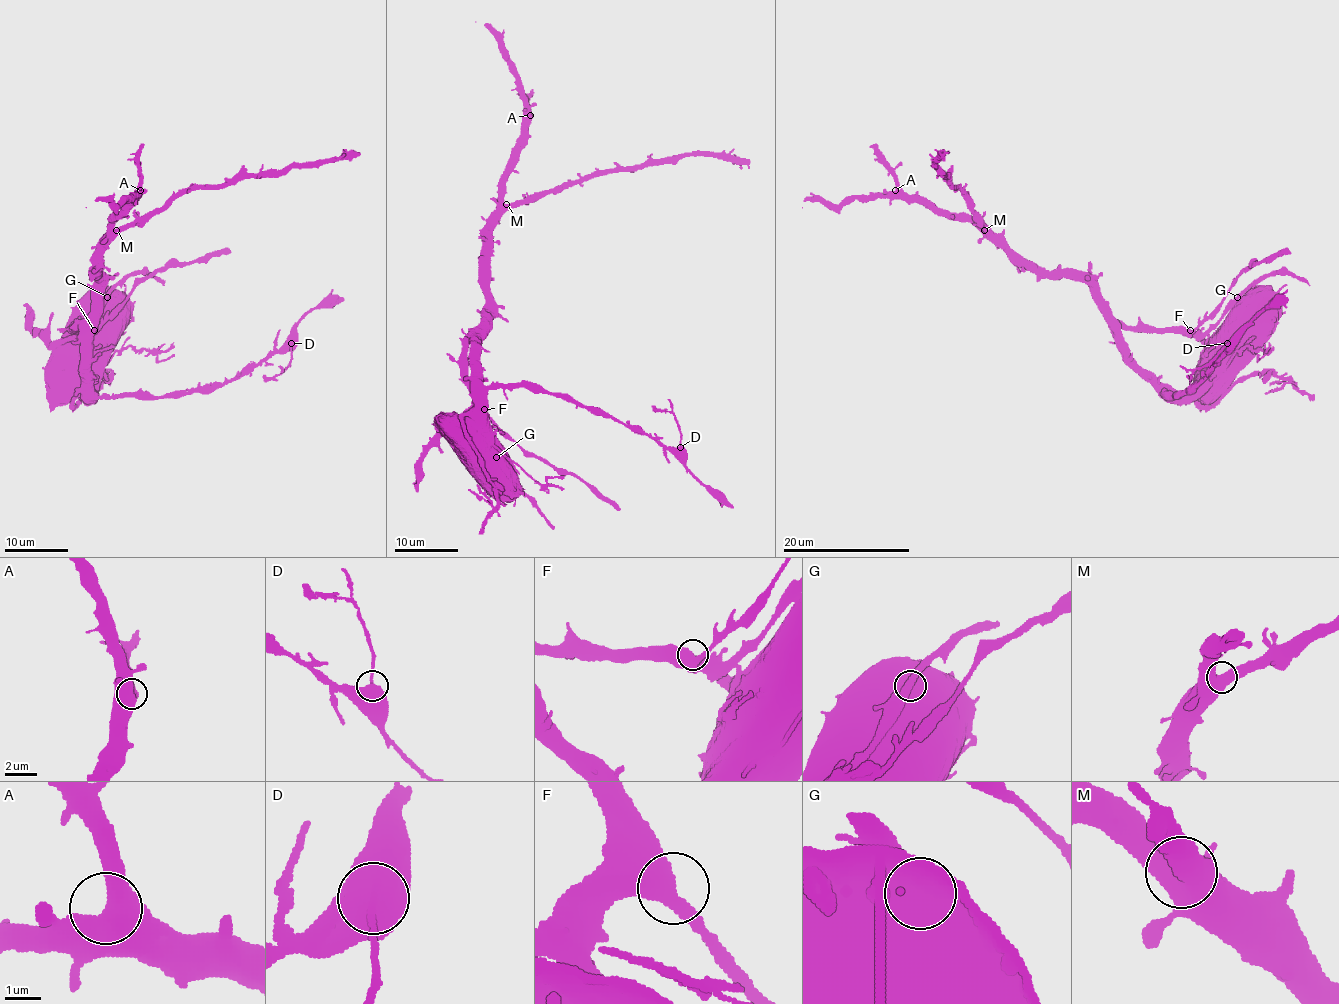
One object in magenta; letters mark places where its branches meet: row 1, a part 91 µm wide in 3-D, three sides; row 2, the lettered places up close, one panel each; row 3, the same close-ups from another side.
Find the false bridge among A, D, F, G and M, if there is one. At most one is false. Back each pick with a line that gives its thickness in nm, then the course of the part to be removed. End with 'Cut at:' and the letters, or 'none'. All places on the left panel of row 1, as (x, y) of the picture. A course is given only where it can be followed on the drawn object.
D: Thickness 500 nm. Course of the part to remove: (291, 343), (290, 363), (271, 378), (263, 376)
Cut at: D

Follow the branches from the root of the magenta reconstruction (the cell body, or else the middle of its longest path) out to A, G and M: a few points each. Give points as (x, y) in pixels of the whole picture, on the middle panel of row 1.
A: (457, 425), (472, 403), (466, 345), (482, 330), (487, 304), (488, 225), (530, 115)
G: (457, 425), (458, 420), (496, 457)
M: (457, 425), (458, 417), (472, 403), (466, 345), (482, 330), (482, 309), (487, 304), (488, 226), (506, 204)

